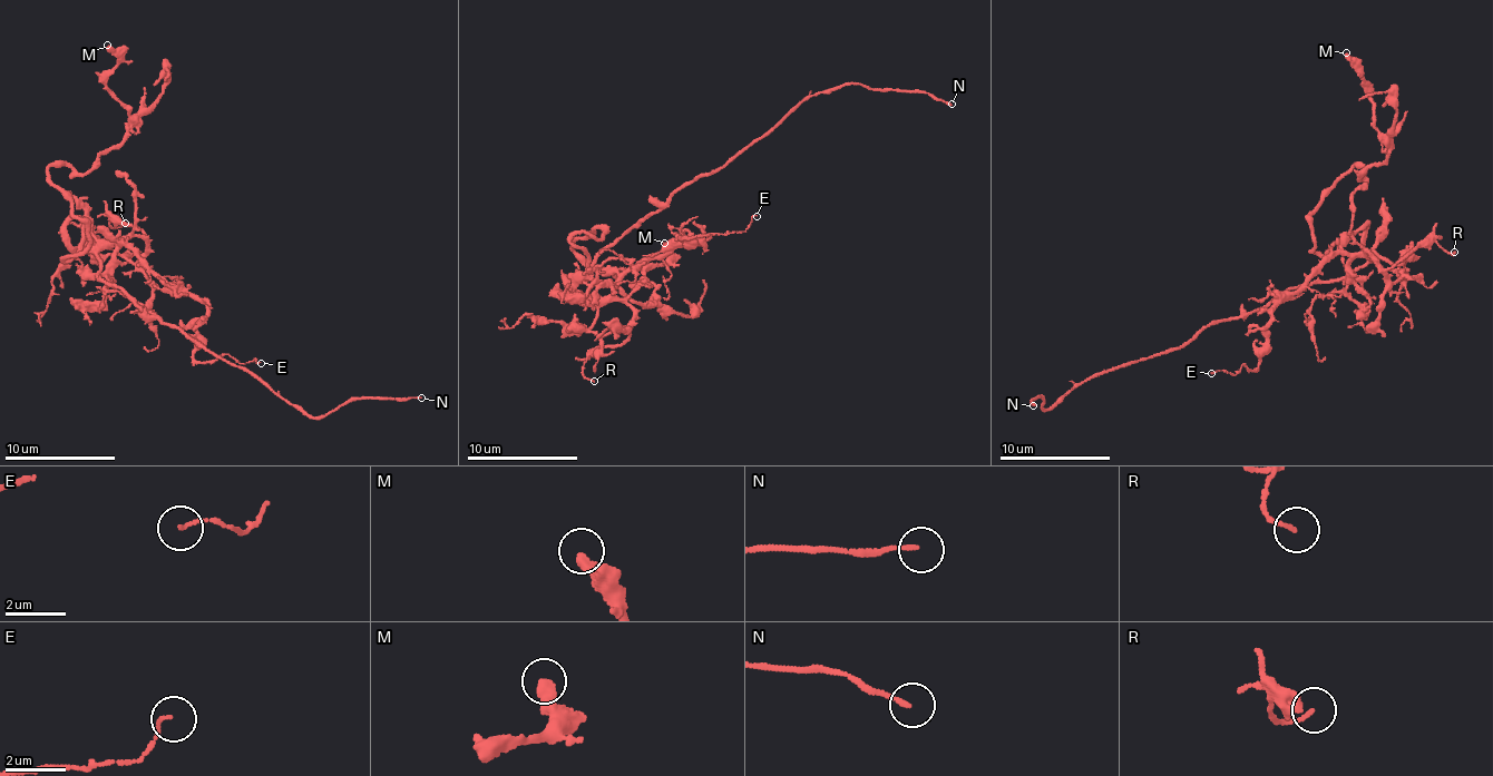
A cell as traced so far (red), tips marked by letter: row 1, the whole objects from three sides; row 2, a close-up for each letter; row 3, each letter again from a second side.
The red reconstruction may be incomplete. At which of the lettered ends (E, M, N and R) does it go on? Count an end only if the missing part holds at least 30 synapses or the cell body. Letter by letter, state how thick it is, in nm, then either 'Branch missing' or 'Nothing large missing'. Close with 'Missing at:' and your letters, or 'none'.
E: Thickness 90 nm. Nothing large missing
M: Thickness 380 nm. Nothing large missing
N: Thickness 130 nm. Branch missing
R: Thickness 130 nm. Nothing large missing
Missing at: N

